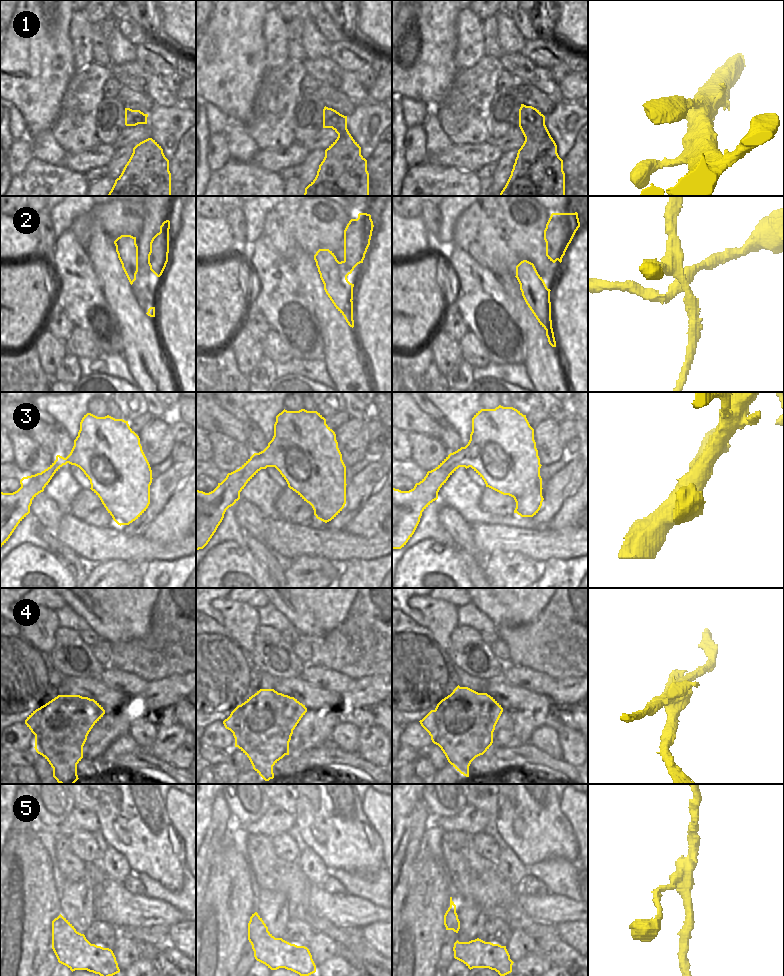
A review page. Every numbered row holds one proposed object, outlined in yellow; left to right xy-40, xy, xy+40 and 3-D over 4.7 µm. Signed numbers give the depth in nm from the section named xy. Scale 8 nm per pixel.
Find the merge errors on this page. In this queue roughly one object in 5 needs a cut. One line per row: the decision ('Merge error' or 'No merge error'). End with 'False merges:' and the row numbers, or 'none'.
1: No merge error
2: Merge error
3: No merge error
4: Merge error
5: No merge error
False merges: 2, 4.

